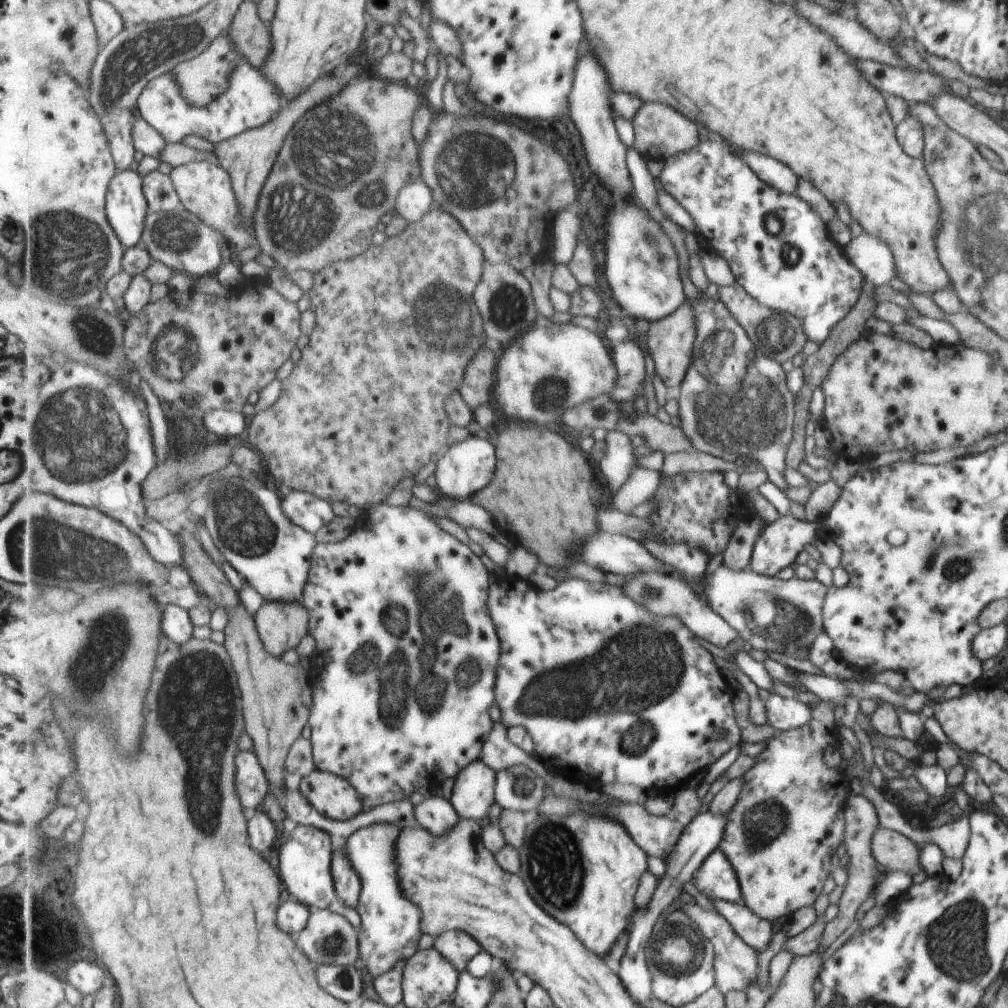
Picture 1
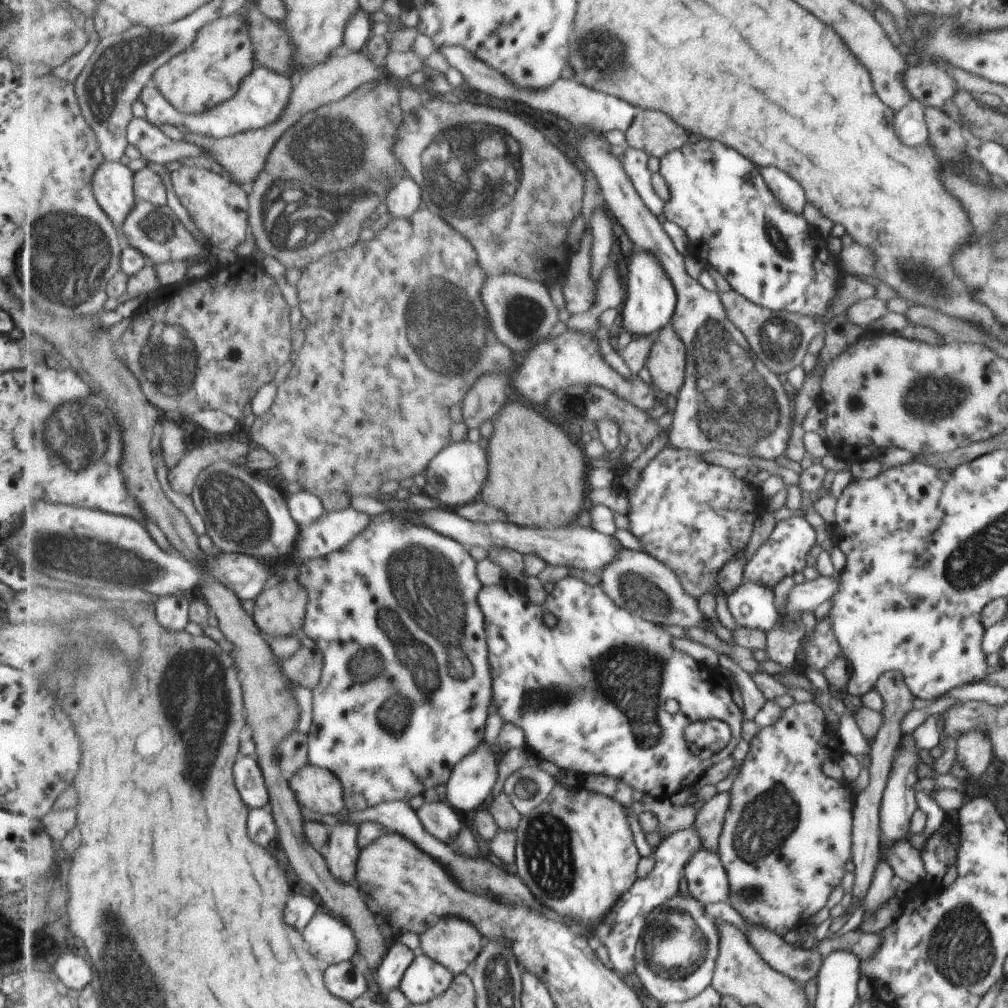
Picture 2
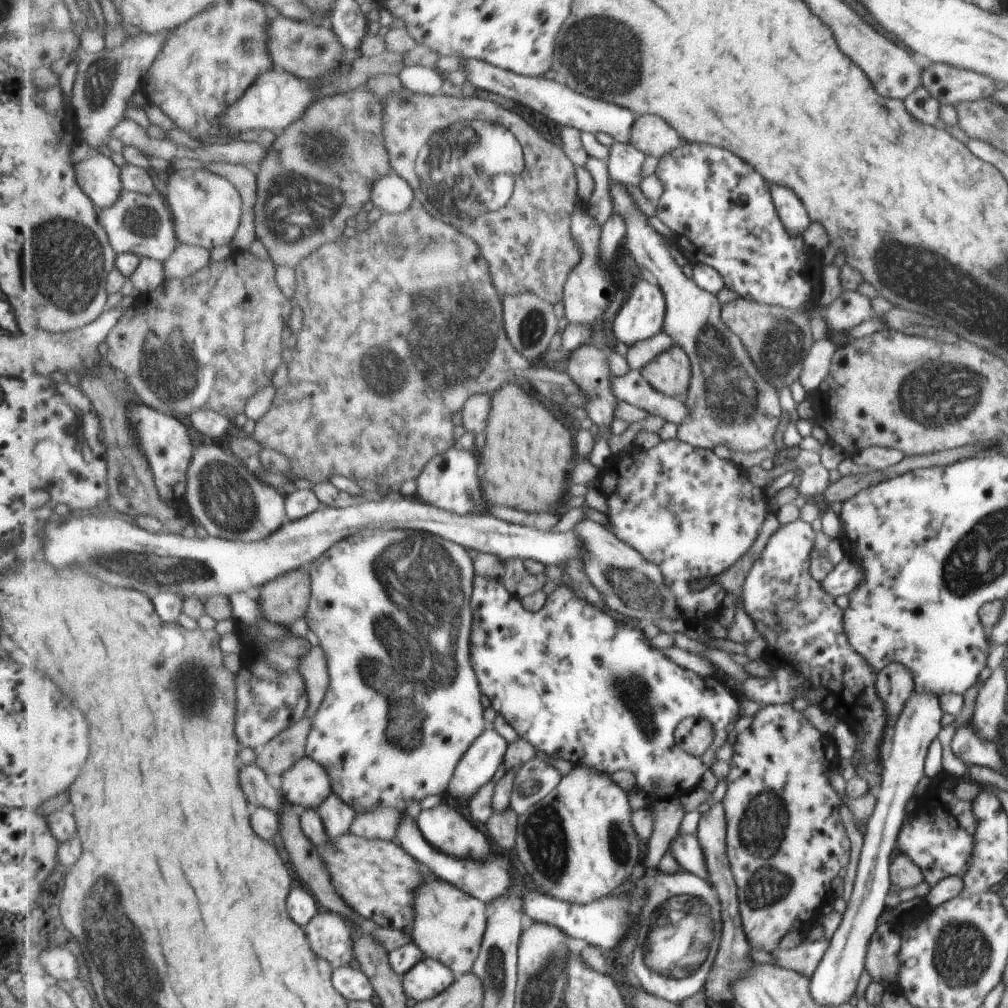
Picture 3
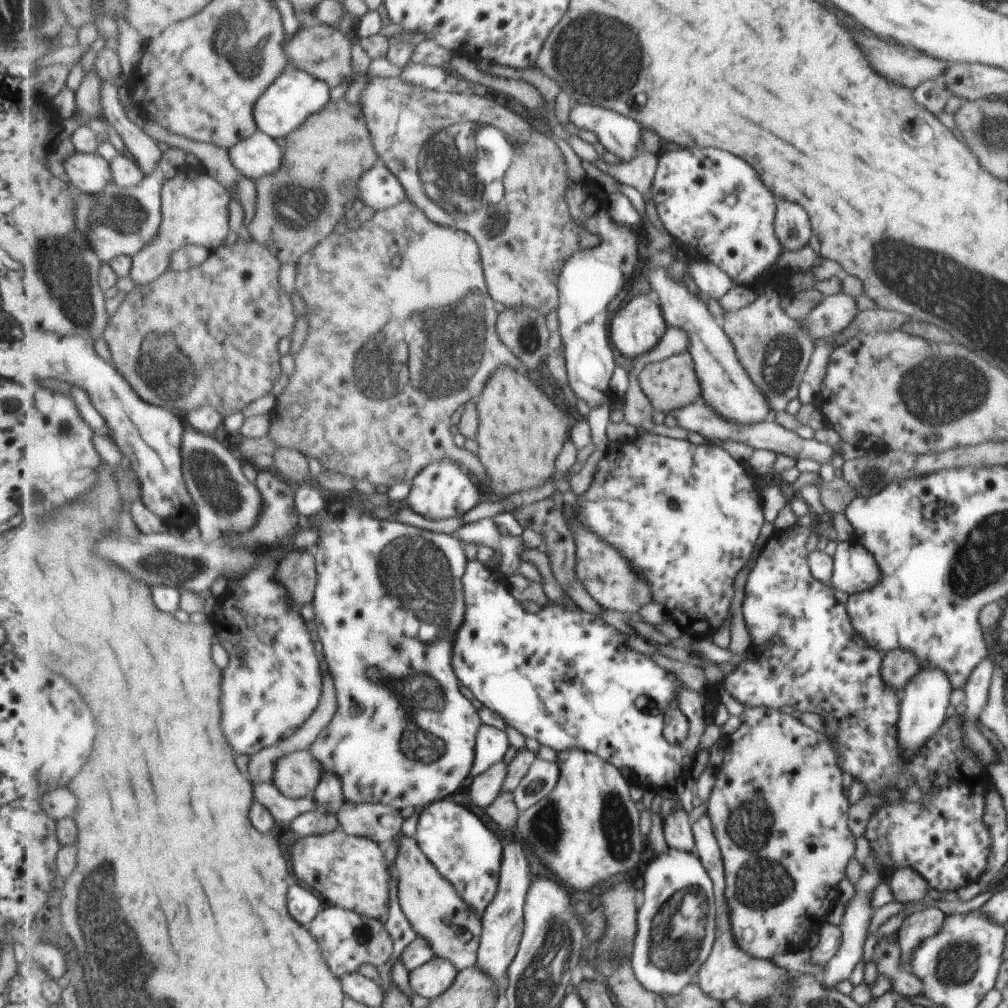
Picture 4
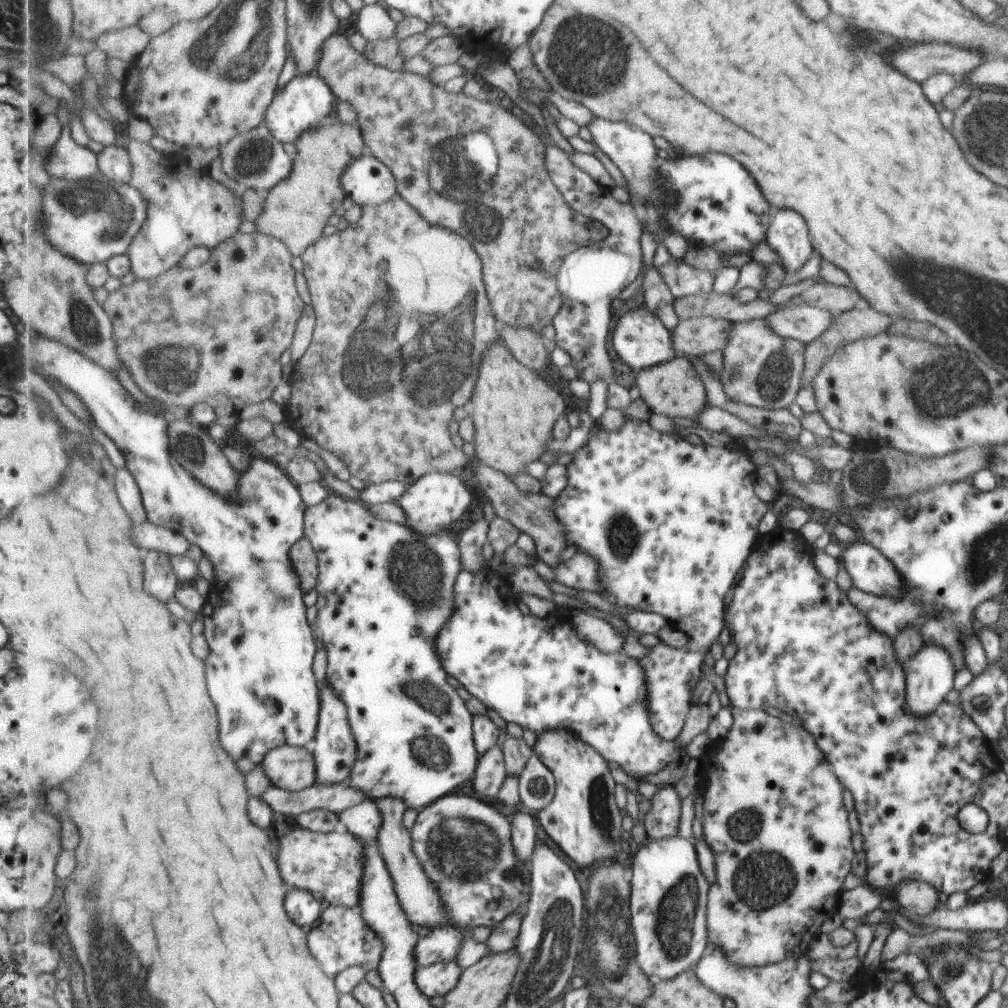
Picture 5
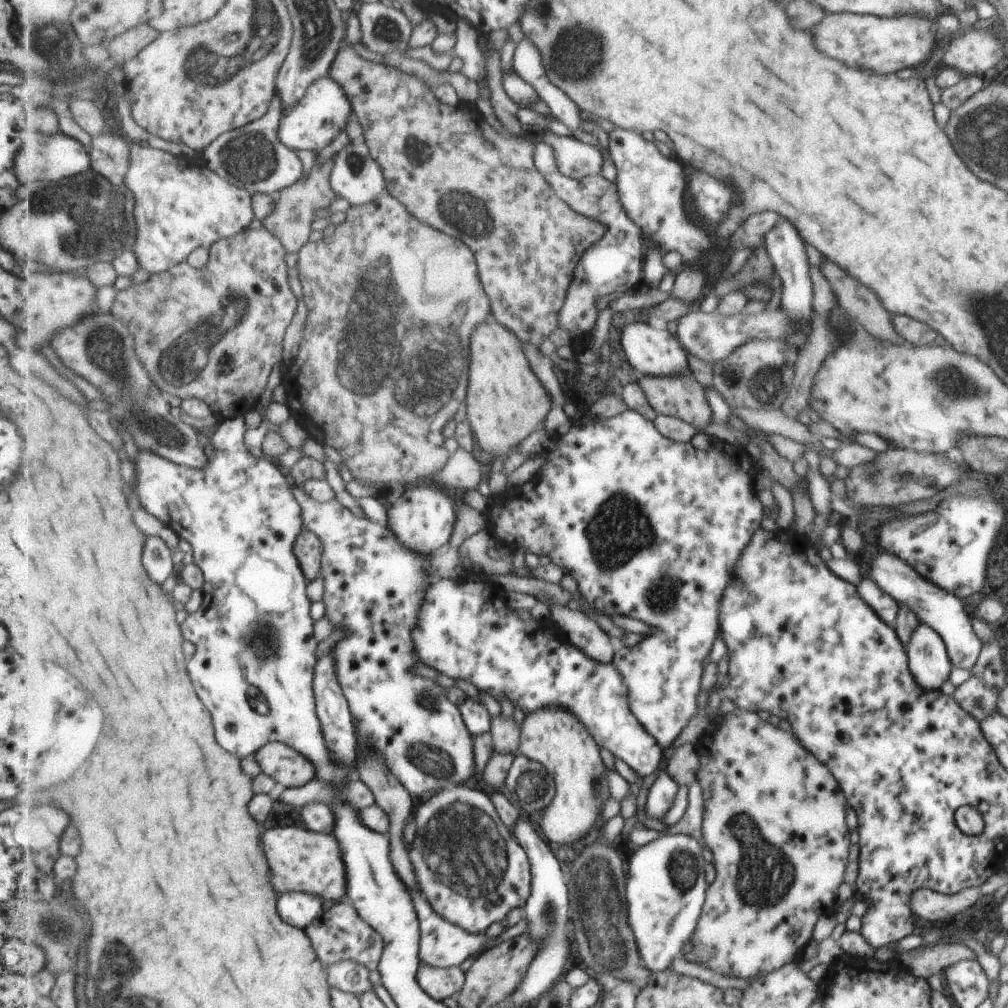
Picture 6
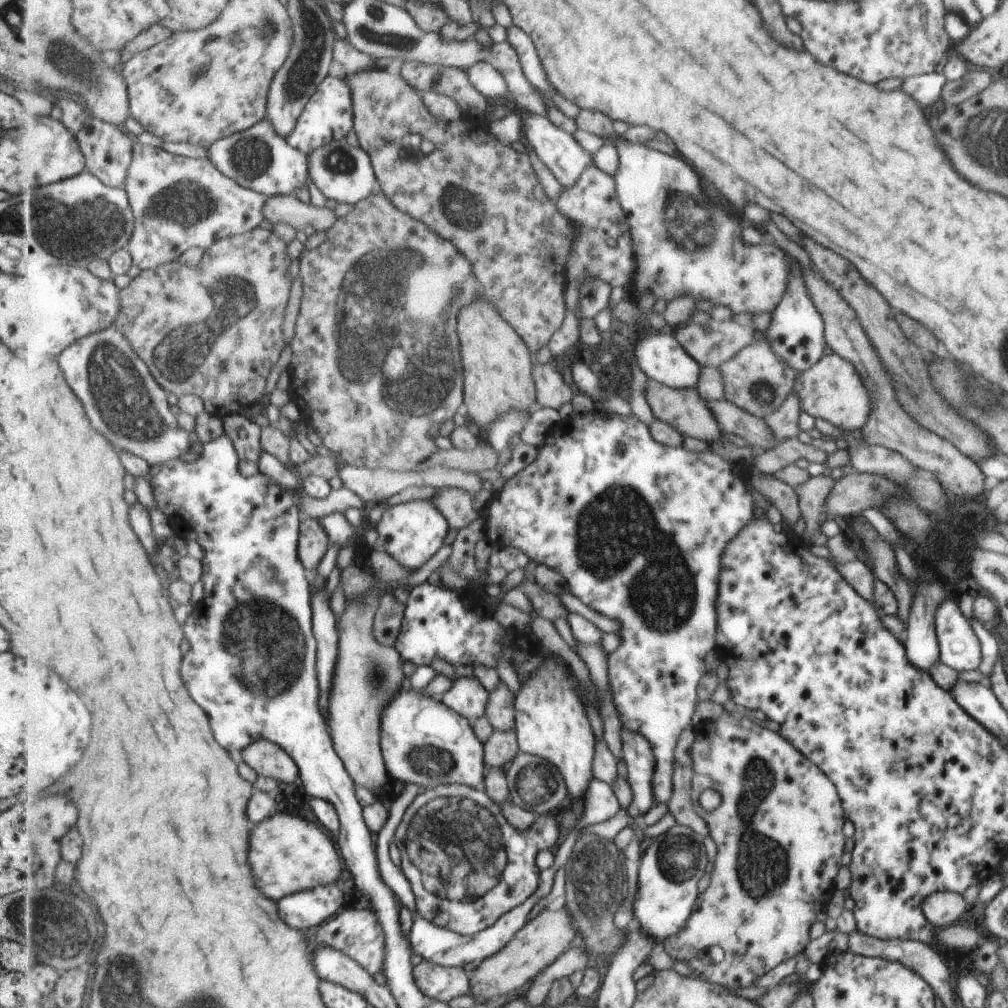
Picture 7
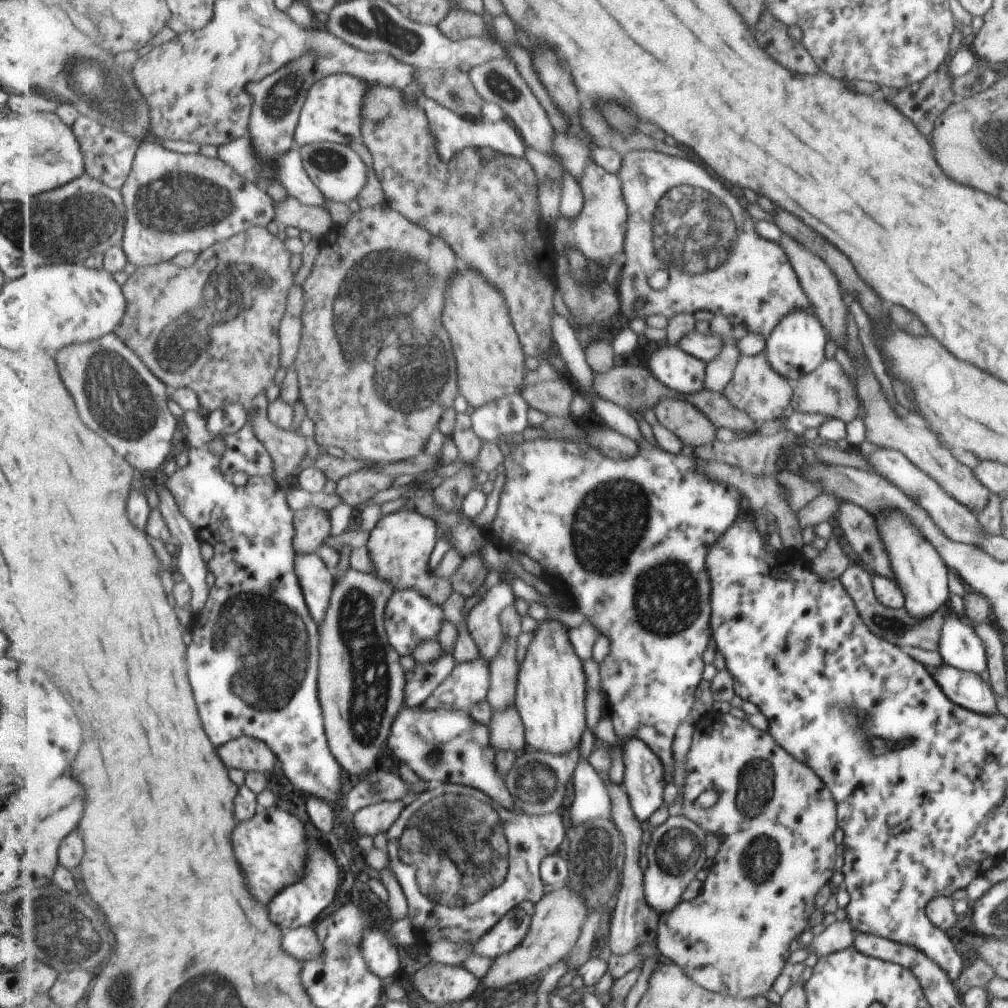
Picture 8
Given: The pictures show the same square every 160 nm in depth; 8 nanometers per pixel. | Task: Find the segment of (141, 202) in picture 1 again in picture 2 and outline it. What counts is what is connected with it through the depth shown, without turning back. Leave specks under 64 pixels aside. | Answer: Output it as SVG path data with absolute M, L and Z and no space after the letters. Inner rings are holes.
M107 160L99 165L92 180L98 203L119 230L137 202L135 181L136 173L127 164Z

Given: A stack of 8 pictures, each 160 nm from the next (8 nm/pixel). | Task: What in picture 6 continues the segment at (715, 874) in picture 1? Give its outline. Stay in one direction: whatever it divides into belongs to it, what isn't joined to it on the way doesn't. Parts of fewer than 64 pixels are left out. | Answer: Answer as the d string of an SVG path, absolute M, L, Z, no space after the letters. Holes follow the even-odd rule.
M667 771L661 772L657 782L650 789L646 817L663 821L675 804L677 792L679 792L679 784L669 776Z

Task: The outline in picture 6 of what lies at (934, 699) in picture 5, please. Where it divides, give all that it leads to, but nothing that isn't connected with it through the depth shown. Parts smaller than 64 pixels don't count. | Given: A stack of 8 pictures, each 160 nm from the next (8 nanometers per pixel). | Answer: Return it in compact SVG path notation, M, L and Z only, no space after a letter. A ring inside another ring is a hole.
M919 623L913 629L906 654L911 678L915 678L923 691L937 691L940 684L949 678L952 666L945 643L930 626Z

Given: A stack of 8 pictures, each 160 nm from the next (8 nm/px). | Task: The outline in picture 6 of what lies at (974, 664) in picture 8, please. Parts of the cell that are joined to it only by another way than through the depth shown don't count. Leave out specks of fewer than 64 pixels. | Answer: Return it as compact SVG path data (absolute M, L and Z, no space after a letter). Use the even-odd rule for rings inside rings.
M889 553L879 554L870 560L870 570L867 573L868 579L879 587L879 590L890 595L898 604L907 606L911 612L915 613L919 623L930 626L942 637L945 643L946 654L949 656L950 665L955 668L970 670L981 652L982 641L978 637L969 618L961 606L961 602L953 593L948 593L945 589L935 586L925 577L922 577L914 568L901 558Z

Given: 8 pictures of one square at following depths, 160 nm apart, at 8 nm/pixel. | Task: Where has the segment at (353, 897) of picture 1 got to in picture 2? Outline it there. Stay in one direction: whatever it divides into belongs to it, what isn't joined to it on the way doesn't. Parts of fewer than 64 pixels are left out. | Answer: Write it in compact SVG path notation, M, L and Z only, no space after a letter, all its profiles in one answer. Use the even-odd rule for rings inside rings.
M355 821L337 823L330 835L326 860L334 877L344 883L356 882L356 868L360 853L359 826Z

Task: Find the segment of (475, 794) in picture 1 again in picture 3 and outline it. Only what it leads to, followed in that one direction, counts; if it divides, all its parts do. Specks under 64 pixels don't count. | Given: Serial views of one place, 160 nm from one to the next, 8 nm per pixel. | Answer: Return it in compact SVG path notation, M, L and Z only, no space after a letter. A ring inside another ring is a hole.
M487 728L458 764L449 794L454 798L470 800L482 786L495 778L499 766L505 760L509 745L508 740L497 729Z

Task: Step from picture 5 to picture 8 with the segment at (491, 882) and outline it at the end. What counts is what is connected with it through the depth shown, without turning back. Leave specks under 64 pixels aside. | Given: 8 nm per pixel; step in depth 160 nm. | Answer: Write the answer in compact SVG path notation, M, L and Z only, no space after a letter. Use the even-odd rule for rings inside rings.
M444 783L443 786L423 791L413 801L409 801L397 822L386 832L390 868L402 884L409 903L409 918L417 922L421 908L429 910L427 920L433 916L438 904L463 906L455 908L453 926L445 934L453 934L455 942L476 943L481 941L510 910L522 902L537 904L546 896L547 885L541 880L539 866L547 856L558 855L559 846L565 842L567 830L561 812L546 815L530 815L518 808L509 810L494 801L483 791L469 785Z

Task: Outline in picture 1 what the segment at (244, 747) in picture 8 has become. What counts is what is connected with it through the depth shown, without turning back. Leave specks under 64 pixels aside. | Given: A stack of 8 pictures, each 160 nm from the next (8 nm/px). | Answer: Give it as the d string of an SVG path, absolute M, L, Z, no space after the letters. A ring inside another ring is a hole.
M316 769L302 777L299 792L306 795L321 814L338 821L363 812L364 804L358 790L348 779L329 771Z

